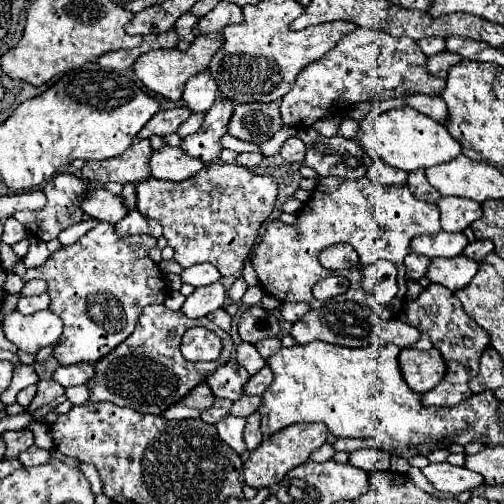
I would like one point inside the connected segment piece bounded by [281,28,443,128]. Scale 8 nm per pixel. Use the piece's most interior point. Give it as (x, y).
(366, 63)

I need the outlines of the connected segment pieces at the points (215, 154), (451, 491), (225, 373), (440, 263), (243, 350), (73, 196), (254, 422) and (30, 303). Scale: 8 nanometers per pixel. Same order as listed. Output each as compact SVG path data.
M219 96L209 108L209 112L205 112L201 128L195 134L185 136L181 140L181 150L185 150L193 158L203 160L205 164L219 158L223 150L219 140L227 130L227 122L231 120L231 110L233 104L227 98Z
M449 462L429 464L421 472L439 492L449 496L457 496L465 490L473 490L483 484L483 476L467 470L465 466L451 466Z
M229 360L227 364L219 366L213 374L209 374L205 378L205 384L211 386L215 398L227 398L235 402L243 396L243 382L247 382L247 378L249 374L243 372L235 360Z
M463 254L455 258L431 258L431 264L427 268L427 278L449 288L451 292L459 290L461 286L467 286L467 282L471 282L475 274L477 262Z
M241 342L241 344L237 346L237 356L235 356L235 360L237 360L249 374L255 374L255 372L259 372L259 370L265 366L265 360L259 358L259 352L257 352L255 346L249 344L249 342Z
M57 174L47 182L43 192L47 196L45 208L37 212L15 212L13 218L19 220L31 236L49 242L57 238L61 230L81 222L83 214L75 202L87 192L87 184L73 174Z
M253 412L251 416L247 416L247 424L245 424L245 432L243 432L243 442L247 450L255 450L261 442L263 442L263 434L259 430L259 414Z
M41 294L41 296L21 296L19 298L19 304L17 304L17 310L25 316L29 314L35 314L39 310L45 310L49 306L49 296L47 294Z

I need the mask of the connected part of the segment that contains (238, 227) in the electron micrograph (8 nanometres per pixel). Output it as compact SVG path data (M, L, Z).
M219 162L205 166L187 182L147 178L137 182L135 194L137 210L163 226L163 236L175 250L175 262L183 268L211 262L221 276L239 276L245 258L259 238L261 222L273 212L277 182L273 176L253 174L243 166Z

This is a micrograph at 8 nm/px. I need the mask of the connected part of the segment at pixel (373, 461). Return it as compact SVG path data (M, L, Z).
M363 448L363 450L355 450L349 456L349 464L365 470L367 474L377 472L377 470L389 470L389 458L391 454L379 448Z

